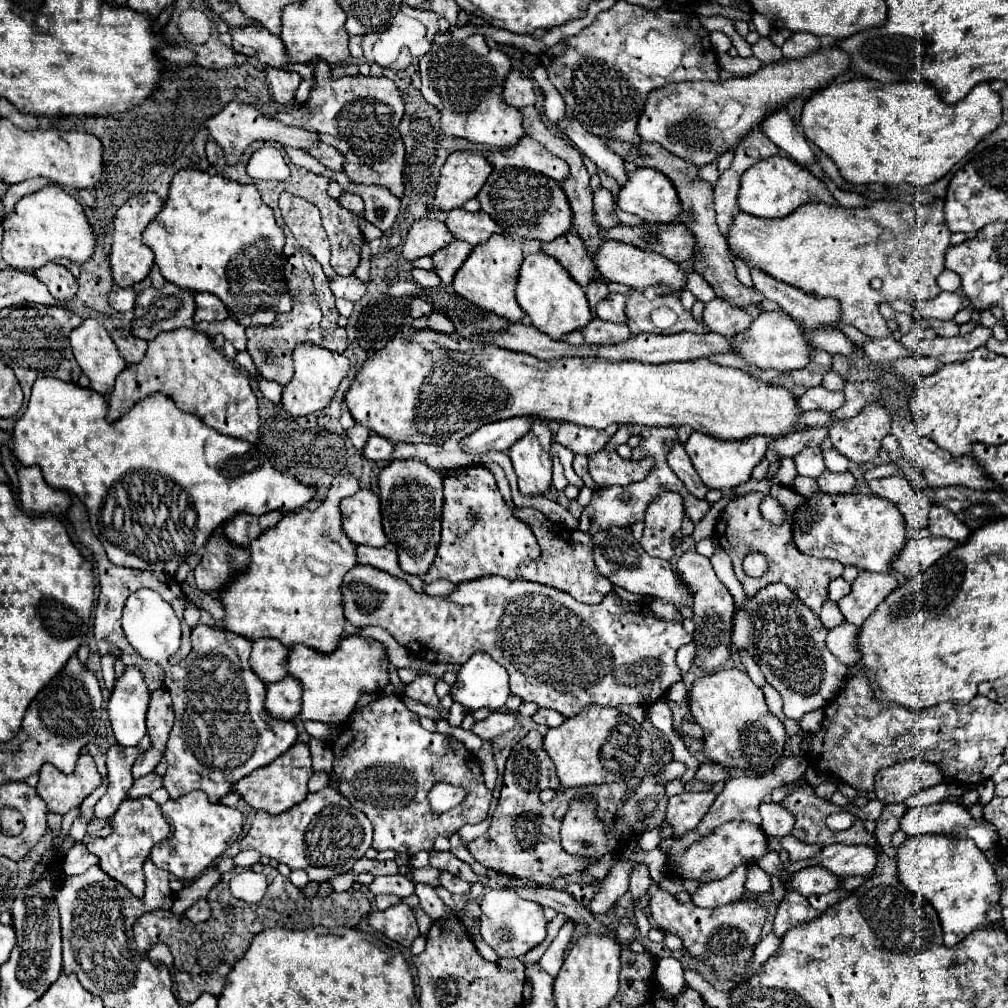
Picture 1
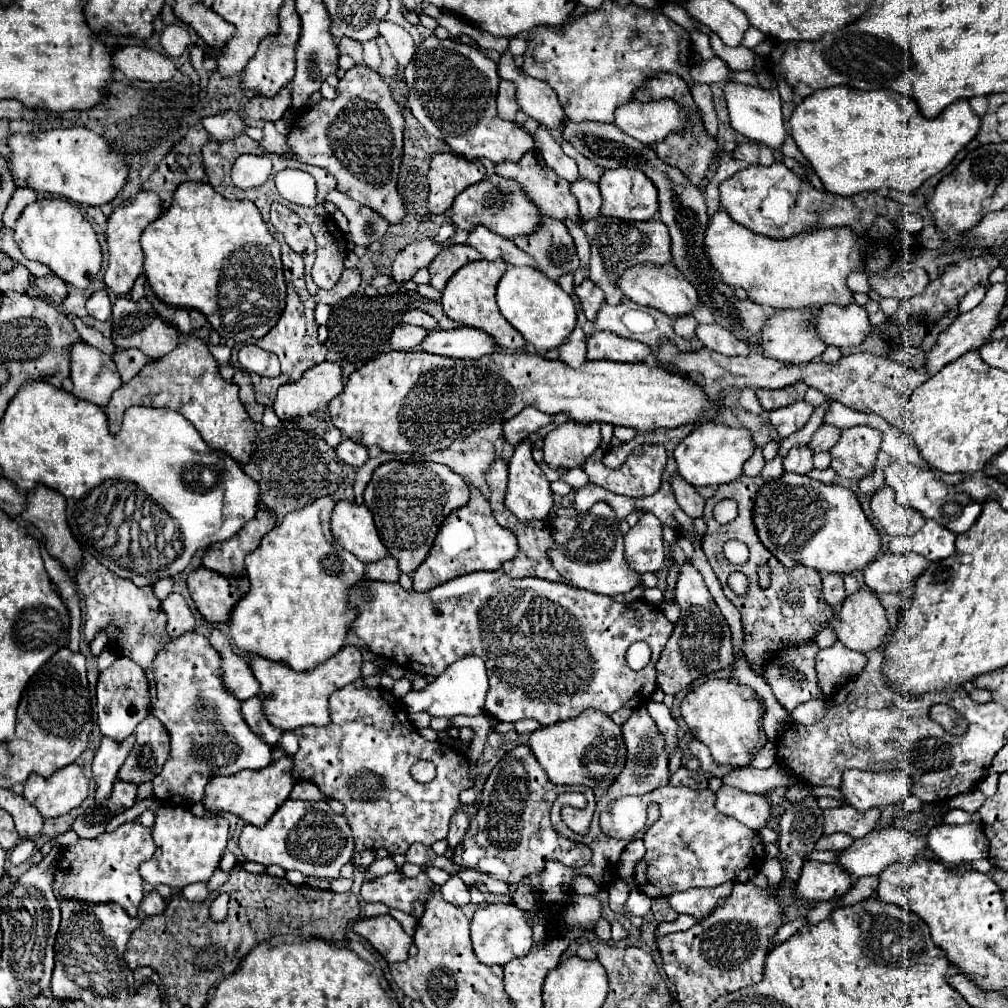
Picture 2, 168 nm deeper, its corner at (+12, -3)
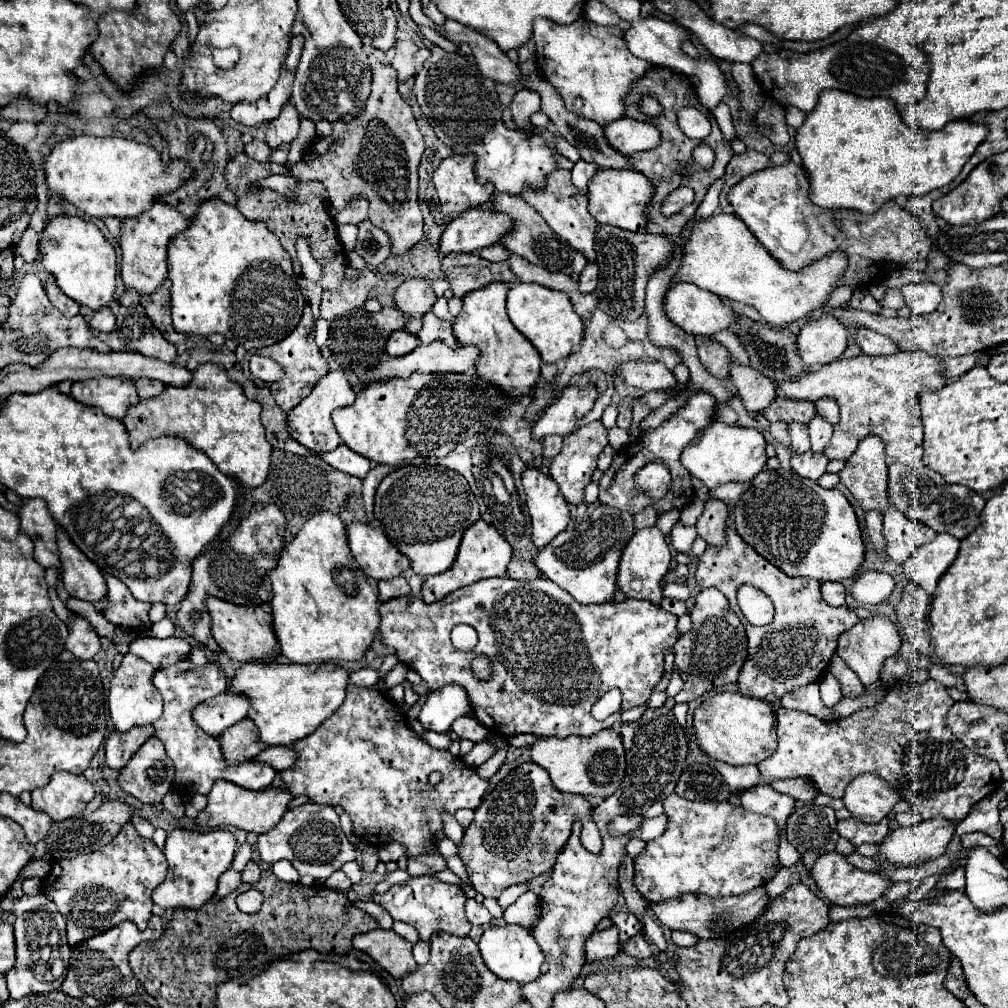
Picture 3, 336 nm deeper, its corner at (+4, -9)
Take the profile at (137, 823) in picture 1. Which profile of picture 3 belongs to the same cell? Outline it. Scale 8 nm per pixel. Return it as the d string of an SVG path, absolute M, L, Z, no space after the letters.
M129 822L101 850L53 862L53 868L41 888L65 916L69 946L73 946L89 936L95 936L95 932L113 928L121 920L131 920L139 930L145 930L153 906L151 890L161 884L165 876L167 860L161 848L157 848L151 838L139 836Z

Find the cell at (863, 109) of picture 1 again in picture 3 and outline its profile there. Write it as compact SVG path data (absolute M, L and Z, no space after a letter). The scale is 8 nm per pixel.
M825 90L819 96L813 112L807 114L805 122L795 134L797 150L803 158L803 166L809 172L811 182L811 200L823 208L851 208L859 212L877 212L877 208L885 200L893 200L897 196L923 196L931 190L947 186L977 146L985 140L987 126L973 122L969 118L953 120L941 130L915 130L905 124L895 108L895 102L889 98L859 98L855 94L847 94L843 90Z

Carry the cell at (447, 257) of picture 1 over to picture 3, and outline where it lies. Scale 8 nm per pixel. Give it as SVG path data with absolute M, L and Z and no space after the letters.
M447 254L443 258L443 274L447 280L457 282L457 296L465 296L489 282L515 282L509 262L491 264L477 254Z

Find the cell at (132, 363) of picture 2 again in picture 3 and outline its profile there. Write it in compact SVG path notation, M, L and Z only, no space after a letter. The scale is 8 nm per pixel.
M139 378L135 380L135 386L137 386L137 394L139 398L149 398L149 396L157 396L163 388L163 382L159 380L147 380L147 378Z

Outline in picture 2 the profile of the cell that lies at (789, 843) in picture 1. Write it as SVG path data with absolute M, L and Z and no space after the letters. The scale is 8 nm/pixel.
M839 832L839 834L823 836L823 838L817 842L815 850L845 850L845 846L849 846L851 842L853 842L853 838L851 838L849 834Z

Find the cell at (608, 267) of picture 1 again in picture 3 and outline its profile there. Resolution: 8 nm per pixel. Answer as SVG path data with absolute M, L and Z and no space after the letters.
M677 282L665 292L663 310L673 324L677 324L679 328L683 328L685 332L689 332L693 336L697 336L697 334L713 336L723 328L731 328L733 316L735 316L733 308L727 300L723 300L723 298L719 298L719 296L715 296L695 284L689 284L689 282Z

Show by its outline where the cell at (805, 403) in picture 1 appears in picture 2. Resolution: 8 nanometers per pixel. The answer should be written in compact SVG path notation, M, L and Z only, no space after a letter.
M801 400L801 402L795 402L795 404L791 404L791 406L773 410L773 412L769 414L769 420L771 420L771 424L777 428L779 436L781 436L781 438L787 438L787 436L791 436L793 432L801 430L801 428L807 424L807 420L811 418L811 414L813 414L813 406L809 406L807 402Z

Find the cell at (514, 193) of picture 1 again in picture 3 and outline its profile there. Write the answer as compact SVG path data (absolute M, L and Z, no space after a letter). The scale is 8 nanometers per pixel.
M473 206L449 222L441 236L441 252L475 252L497 244L513 230L513 218L489 206Z

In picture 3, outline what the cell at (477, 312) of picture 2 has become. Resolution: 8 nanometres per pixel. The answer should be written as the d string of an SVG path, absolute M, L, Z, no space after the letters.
M491 282L489 286L483 286L475 292L469 292L463 298L463 308L453 324L453 334L461 344L473 344L481 350L481 358L477 362L477 376L481 376L485 382L501 386L509 396L531 396L531 388L539 382L539 370L541 370L541 356L525 340L513 324L507 320L505 312L505 298L507 298L509 286L505 282Z

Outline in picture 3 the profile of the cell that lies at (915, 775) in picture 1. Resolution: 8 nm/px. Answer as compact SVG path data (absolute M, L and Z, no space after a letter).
M861 774L849 782L843 802L853 818L867 824L875 824L893 810L893 806L903 798L893 786L889 786L877 774Z

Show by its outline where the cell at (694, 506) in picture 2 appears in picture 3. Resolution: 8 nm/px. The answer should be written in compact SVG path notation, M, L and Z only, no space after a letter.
M707 500L703 514L699 516L699 520L697 520L697 524L695 524L699 536L701 536L705 542L709 542L709 544L721 546L721 544L725 542L723 528L725 528L727 516L729 516L729 514L727 514L725 502L721 502L721 500Z

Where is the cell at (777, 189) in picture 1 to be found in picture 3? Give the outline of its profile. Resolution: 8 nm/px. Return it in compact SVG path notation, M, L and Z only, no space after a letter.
M787 162L749 174L731 188L727 198L735 214L747 224L755 238L787 270L801 270L801 266L827 256L831 250L843 250L849 256L849 268L839 284L869 286L871 282L875 284L883 280L891 270L927 258L931 240L907 208L889 200L875 214L865 218L857 210L817 208L817 204L809 200L809 188L805 170Z

